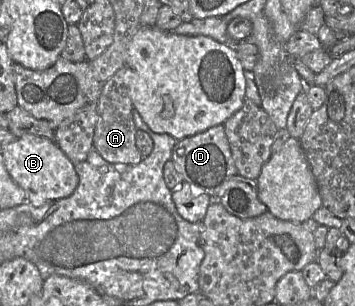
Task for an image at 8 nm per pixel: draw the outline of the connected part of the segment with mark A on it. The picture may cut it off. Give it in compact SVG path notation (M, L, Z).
M126 67L120 68L102 85L97 102L97 123L93 138L93 148L110 163L138 164L143 159L136 146L137 127L133 118L133 103L126 84Z

